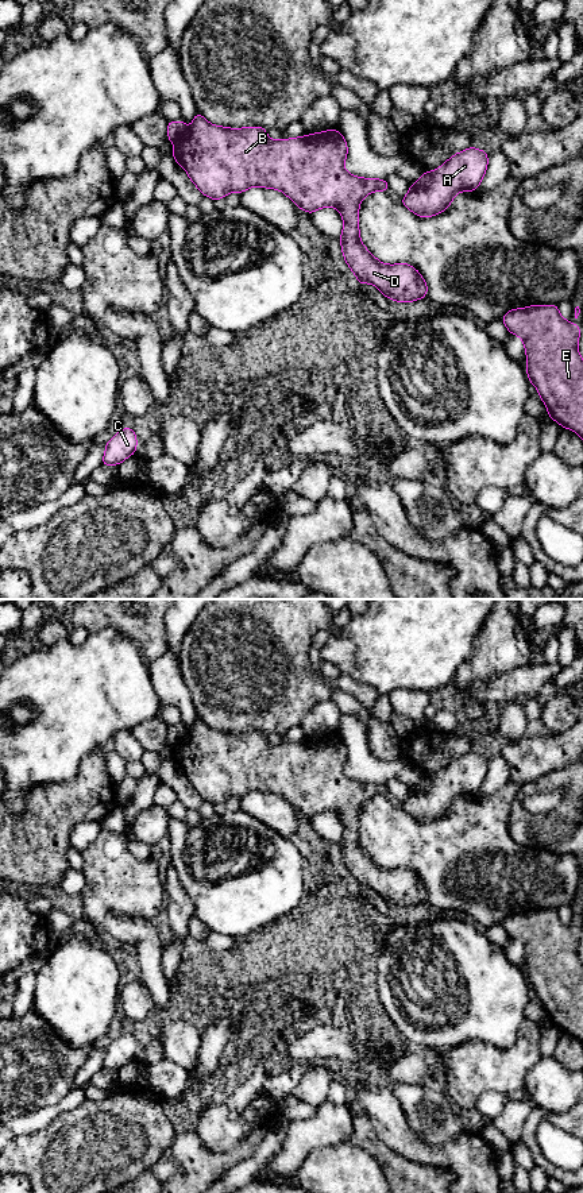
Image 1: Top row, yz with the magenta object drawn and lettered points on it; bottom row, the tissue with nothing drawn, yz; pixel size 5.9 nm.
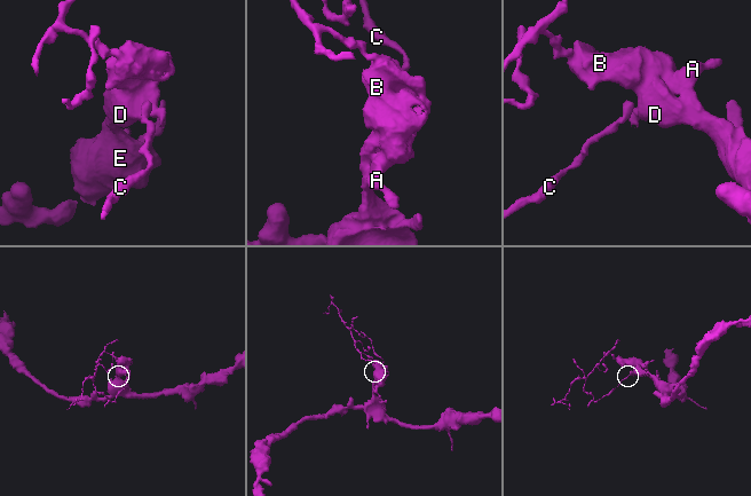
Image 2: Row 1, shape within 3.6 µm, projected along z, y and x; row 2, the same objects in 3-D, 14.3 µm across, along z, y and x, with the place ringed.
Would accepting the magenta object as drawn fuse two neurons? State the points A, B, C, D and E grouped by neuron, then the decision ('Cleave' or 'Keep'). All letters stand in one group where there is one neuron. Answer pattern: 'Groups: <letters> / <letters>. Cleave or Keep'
Groups: A B D E / C. Cleave

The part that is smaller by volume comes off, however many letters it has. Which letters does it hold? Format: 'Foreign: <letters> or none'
Foreign: C

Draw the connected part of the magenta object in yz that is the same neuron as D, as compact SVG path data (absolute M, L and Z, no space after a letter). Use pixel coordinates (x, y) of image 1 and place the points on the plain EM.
M197 717L192 730L174 746L173 762L186 775L201 799L216 807L228 798L243 798L252 791L260 791L283 796L309 819L335 811L344 826L340 841L343 861L359 888L372 888L383 900L398 907L425 903L428 891L418 875L408 868L385 869L360 846L359 810L370 798L389 796L389 788L386 784L360 783L344 775L348 753L339 734L281 745L271 745L266 736L263 731L219 731Z

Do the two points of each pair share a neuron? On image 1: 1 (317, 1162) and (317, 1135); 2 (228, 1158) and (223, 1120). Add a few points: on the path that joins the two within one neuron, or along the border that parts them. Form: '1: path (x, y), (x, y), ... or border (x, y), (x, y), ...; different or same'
1: border (346, 1141), (313, 1149), (297, 1173); different
2: border (199, 1135), (207, 1150), (230, 1151); different

